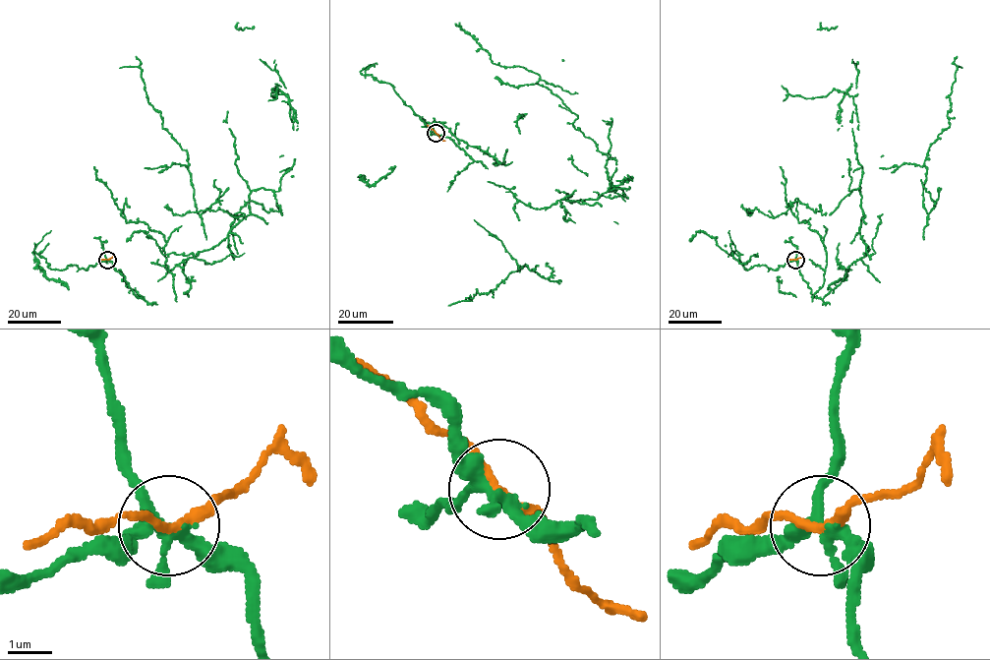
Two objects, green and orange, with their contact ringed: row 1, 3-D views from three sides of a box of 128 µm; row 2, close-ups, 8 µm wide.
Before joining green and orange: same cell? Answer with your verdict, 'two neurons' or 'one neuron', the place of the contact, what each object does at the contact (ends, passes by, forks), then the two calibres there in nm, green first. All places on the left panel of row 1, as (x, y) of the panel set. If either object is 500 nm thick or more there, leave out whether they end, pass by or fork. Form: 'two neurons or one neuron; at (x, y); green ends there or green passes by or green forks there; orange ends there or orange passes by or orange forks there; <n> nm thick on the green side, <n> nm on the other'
two neurons; at (107, 260); green forks there; orange passes by; 280 nm thick on the green side, 190 nm on the other

